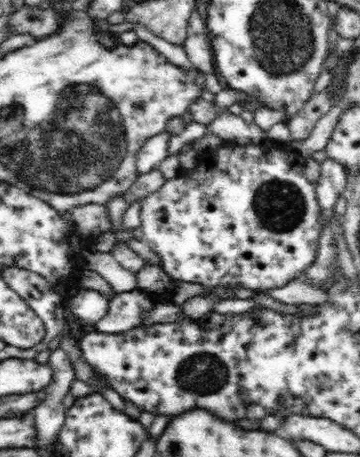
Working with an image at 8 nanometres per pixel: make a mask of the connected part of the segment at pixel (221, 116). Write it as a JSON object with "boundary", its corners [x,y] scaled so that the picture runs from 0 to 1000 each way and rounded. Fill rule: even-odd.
{"boundary":[[[636,243],[606,247],[572,278],[578,289],[594,291],[622,311],[714,313],[744,309],[744,289],[725,284],[706,267],[692,271],[667,252],[650,252]]]}

